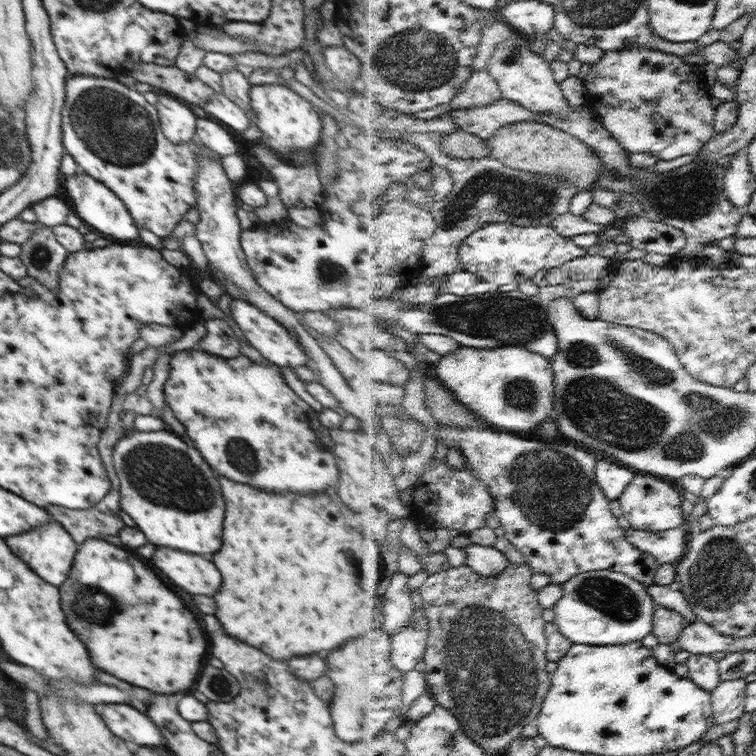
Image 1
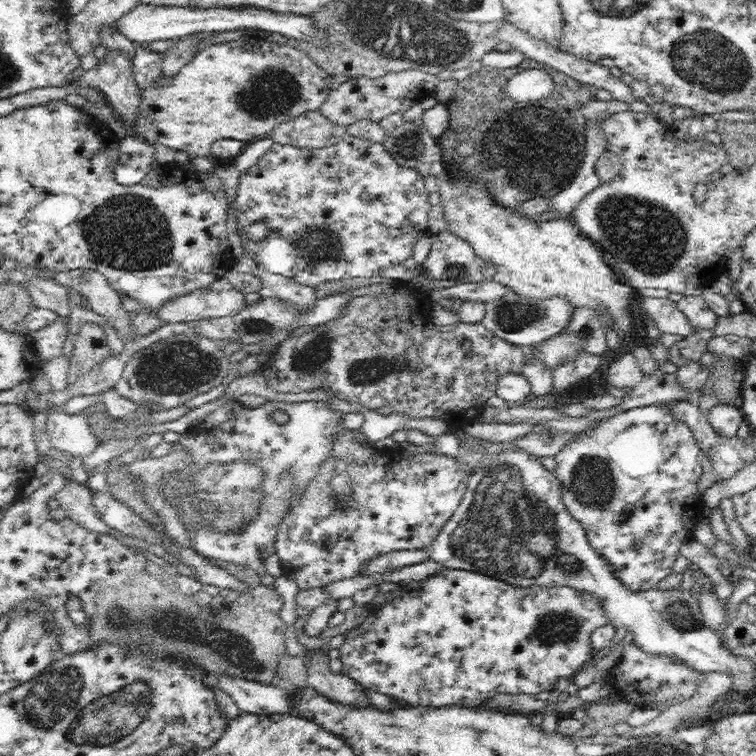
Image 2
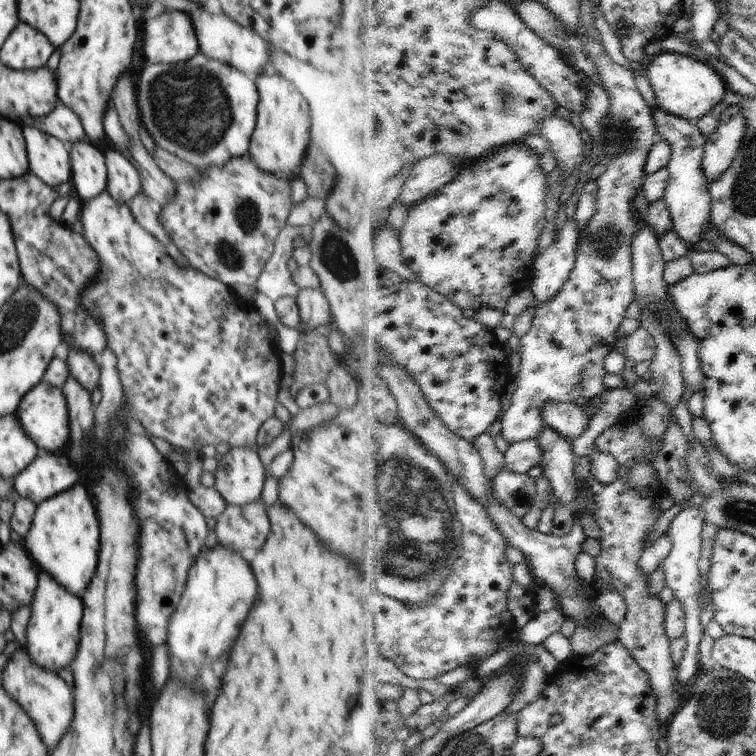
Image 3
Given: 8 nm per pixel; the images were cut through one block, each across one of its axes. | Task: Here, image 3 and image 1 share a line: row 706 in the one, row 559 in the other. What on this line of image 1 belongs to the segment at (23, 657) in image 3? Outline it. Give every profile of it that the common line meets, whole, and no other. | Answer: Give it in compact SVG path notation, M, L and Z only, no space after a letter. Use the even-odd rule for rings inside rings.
M54 520L41 524L39 527L23 532L19 535L9 536L5 539L10 550L22 559L41 579L47 580L54 586L59 586L68 578L72 563L75 559L78 544L74 542L69 532Z

